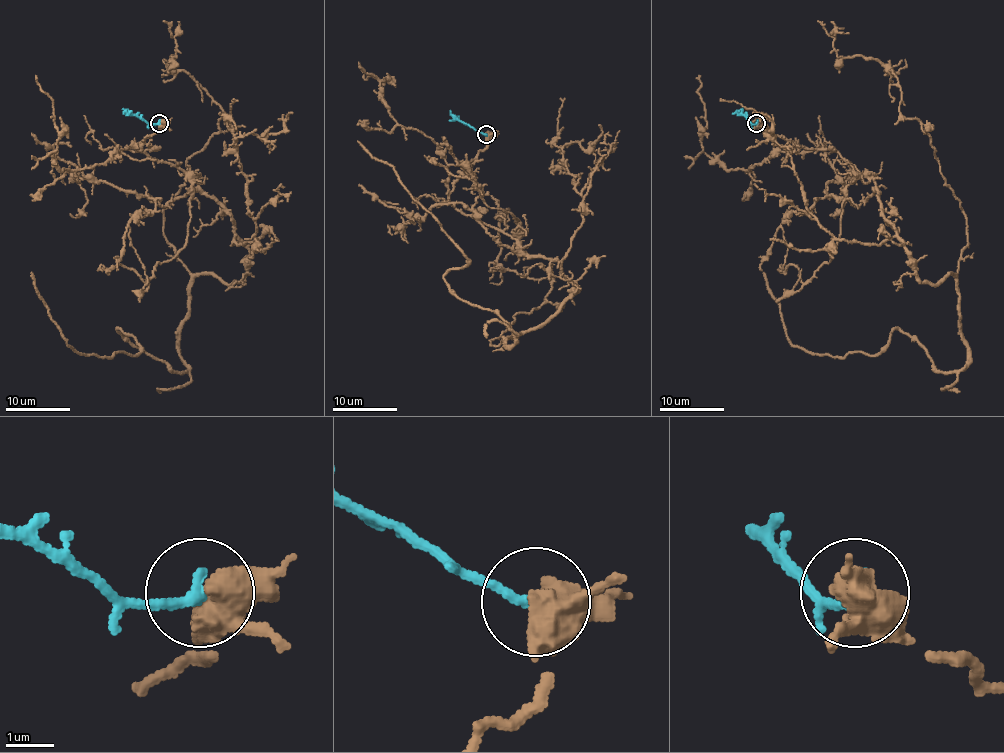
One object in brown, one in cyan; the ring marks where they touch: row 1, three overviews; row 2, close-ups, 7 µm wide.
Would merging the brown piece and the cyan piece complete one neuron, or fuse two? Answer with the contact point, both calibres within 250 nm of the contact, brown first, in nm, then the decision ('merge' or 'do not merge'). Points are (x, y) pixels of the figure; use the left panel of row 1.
at (159, 123); 480 nm thick on the brown side, 280 nm on the other; merge

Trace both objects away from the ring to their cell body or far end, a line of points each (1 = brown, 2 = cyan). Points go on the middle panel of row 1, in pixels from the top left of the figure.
1: (486, 134), (449, 201), (576, 286), (506, 344), (501, 317), (449, 288), (464, 253), (358, 140)
2: (486, 134), (461, 123), (449, 110)

